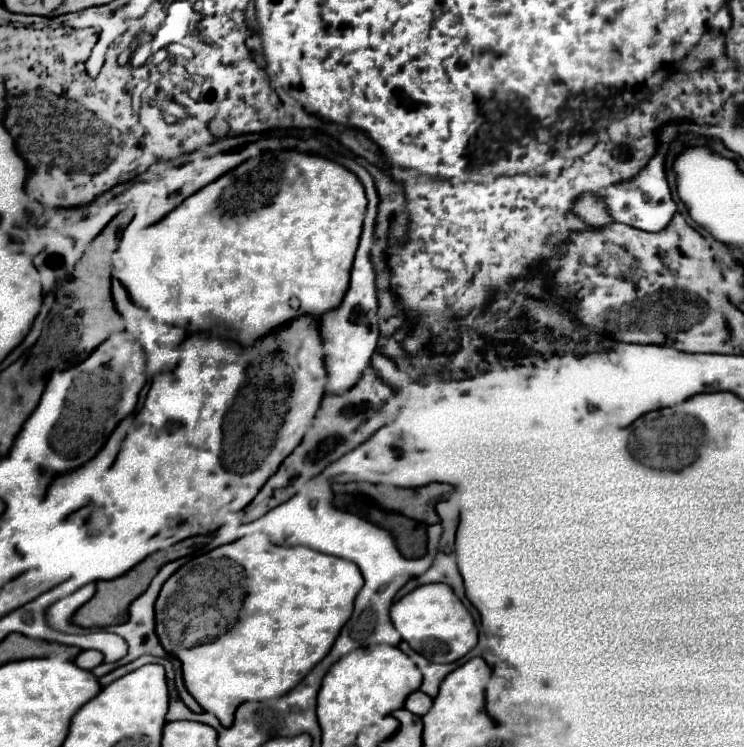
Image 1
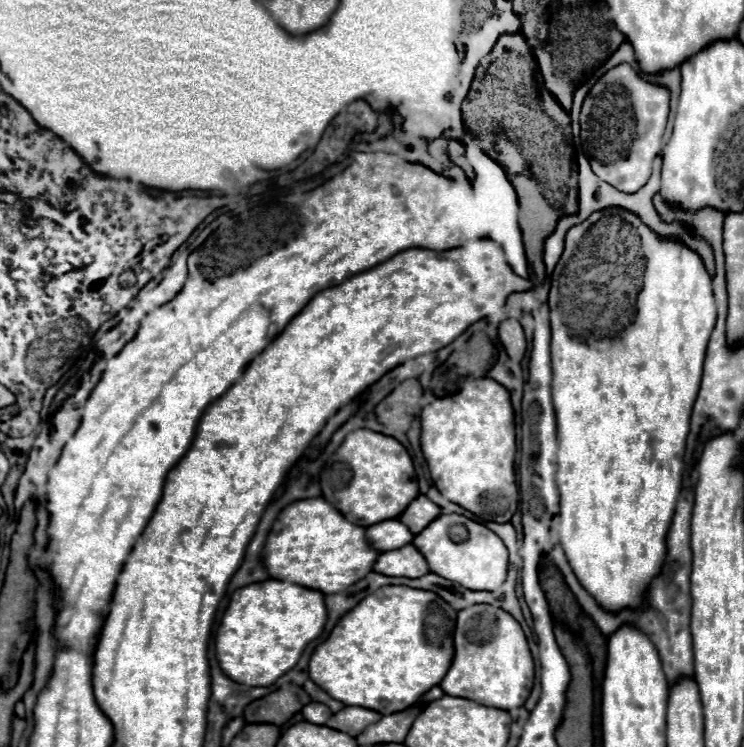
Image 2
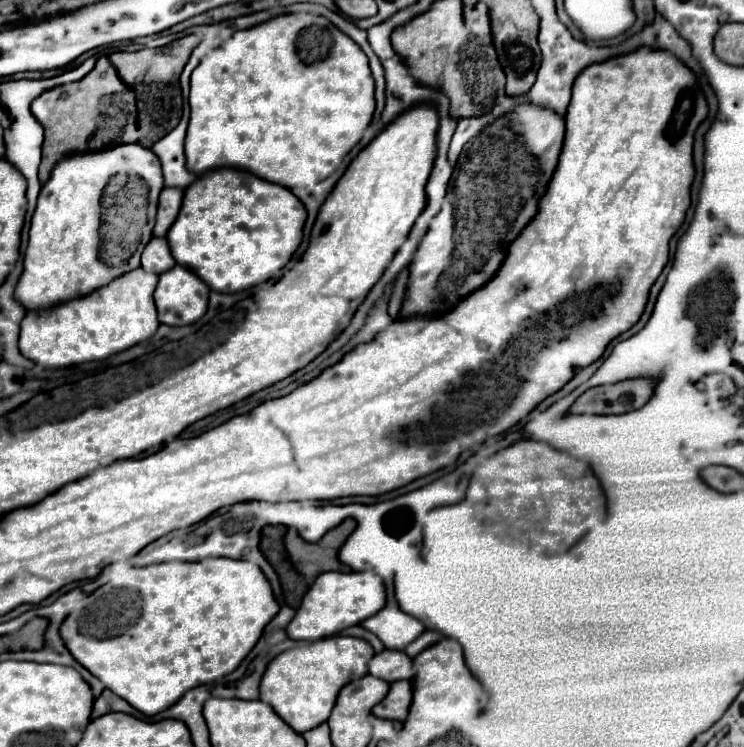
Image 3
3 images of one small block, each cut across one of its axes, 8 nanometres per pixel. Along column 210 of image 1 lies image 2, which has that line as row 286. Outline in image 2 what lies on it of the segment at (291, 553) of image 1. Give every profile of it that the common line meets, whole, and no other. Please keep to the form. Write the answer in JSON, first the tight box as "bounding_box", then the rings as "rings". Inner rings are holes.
{"bounding_box":[550,206,716,610],"rings":[[[608,206],[588,216],[586,222],[572,226],[564,238],[564,252],[550,274],[550,326],[552,326],[552,404],[556,412],[556,486],[559,494],[560,544],[580,584],[608,610],[638,608],[650,580],[660,572],[666,558],[666,530],[670,528],[676,500],[682,490],[684,450],[690,432],[690,414],[702,380],[702,366],[710,334],[716,324],[716,302],[712,276],[706,272],[702,258],[676,238],[660,238],[636,214],[624,208]]]}

